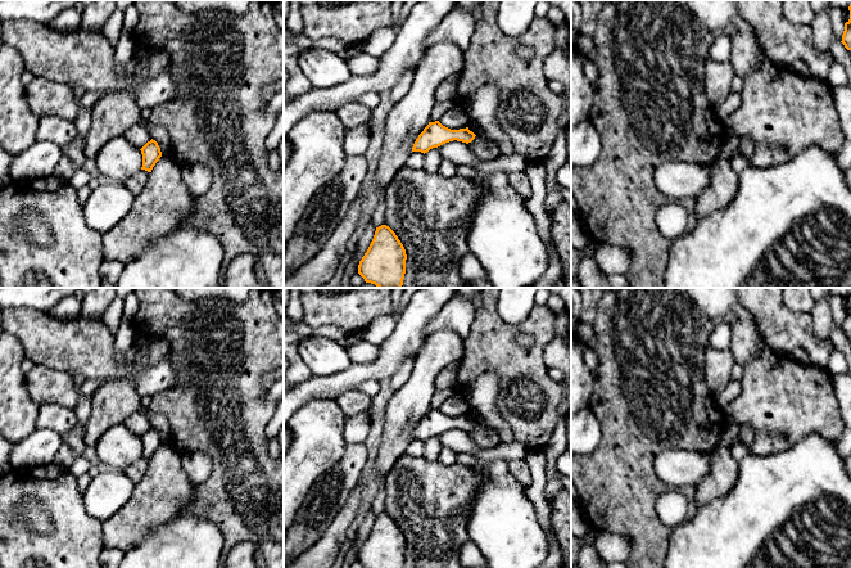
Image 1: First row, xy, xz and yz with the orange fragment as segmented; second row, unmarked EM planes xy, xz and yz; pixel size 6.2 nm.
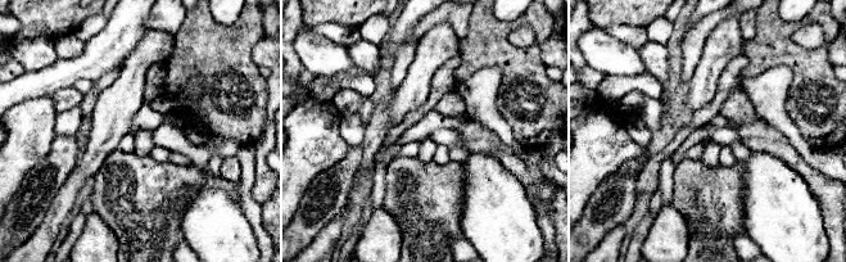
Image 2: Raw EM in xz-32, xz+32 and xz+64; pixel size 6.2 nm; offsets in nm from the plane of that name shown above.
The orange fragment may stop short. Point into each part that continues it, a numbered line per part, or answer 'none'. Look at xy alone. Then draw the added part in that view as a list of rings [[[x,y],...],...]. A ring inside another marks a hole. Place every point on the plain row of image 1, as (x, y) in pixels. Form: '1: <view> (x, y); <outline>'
none

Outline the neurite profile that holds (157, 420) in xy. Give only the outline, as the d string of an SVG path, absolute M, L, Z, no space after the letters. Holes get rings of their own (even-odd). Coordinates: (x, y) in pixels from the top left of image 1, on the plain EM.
M141 407L148 416L150 424L153 428L155 428L160 436L162 443L163 445L171 445L172 443L172 434L169 430L169 424L167 419L160 415L155 414L150 410L150 407Z

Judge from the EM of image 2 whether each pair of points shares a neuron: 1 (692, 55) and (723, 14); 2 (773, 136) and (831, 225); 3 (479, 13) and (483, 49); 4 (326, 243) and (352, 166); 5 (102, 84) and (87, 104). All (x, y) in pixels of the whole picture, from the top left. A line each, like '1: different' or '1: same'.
1: same
2: same
3: same
4: different
5: different

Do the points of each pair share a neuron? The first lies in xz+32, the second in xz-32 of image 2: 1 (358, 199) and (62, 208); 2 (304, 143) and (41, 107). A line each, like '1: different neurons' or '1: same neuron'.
1: different neurons
2: same neuron

